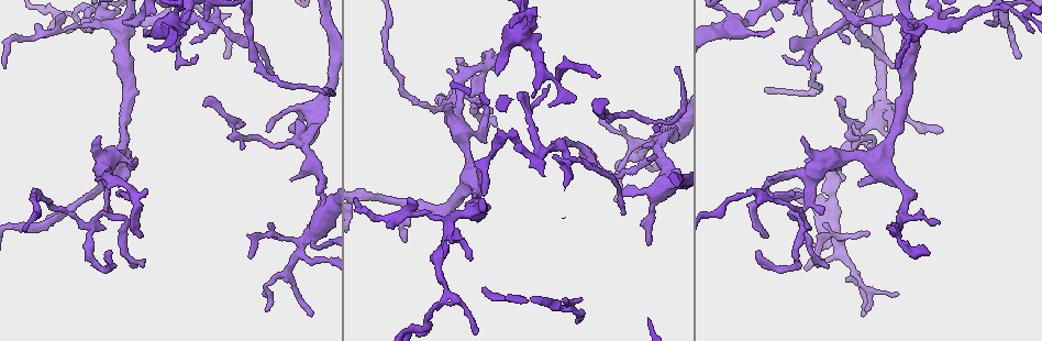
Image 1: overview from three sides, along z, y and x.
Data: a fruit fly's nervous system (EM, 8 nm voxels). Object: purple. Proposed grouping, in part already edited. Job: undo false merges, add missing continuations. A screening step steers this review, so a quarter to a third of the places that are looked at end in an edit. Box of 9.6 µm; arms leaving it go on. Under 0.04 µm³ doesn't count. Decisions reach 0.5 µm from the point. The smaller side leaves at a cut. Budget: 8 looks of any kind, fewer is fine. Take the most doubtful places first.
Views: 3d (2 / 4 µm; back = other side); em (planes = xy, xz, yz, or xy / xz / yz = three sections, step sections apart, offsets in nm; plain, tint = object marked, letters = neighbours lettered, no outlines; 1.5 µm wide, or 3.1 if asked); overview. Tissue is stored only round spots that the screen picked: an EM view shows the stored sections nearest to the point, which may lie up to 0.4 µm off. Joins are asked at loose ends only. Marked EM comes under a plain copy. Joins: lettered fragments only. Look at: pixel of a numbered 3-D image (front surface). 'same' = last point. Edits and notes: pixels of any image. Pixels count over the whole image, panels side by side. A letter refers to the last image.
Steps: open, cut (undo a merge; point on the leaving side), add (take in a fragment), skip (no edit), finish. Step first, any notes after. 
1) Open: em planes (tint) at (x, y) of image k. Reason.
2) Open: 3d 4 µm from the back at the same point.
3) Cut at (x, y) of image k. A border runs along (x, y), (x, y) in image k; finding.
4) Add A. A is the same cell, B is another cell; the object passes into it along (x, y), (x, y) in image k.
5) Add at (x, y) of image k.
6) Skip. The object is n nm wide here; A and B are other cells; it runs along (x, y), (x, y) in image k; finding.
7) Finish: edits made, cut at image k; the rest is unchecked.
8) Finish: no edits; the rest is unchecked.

Open: 3d 4 µm at (235, 138) of image 1. Abrupt turn.

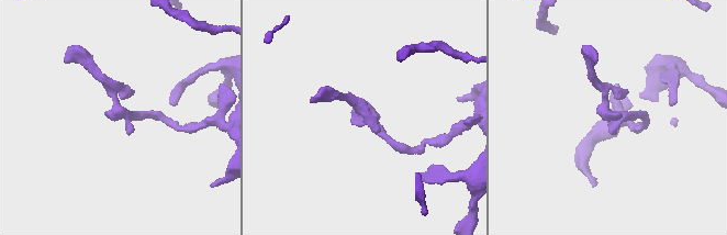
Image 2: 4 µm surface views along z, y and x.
Open: em xy step 4 (tint) at (606, 116) of image 2.

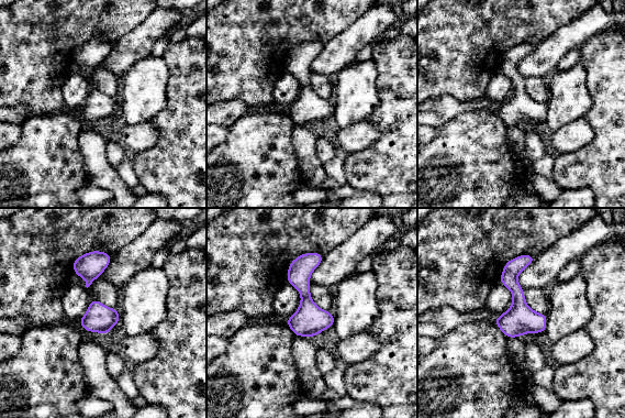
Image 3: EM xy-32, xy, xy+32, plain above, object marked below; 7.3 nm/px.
Open: em planes (letters) at the same point.

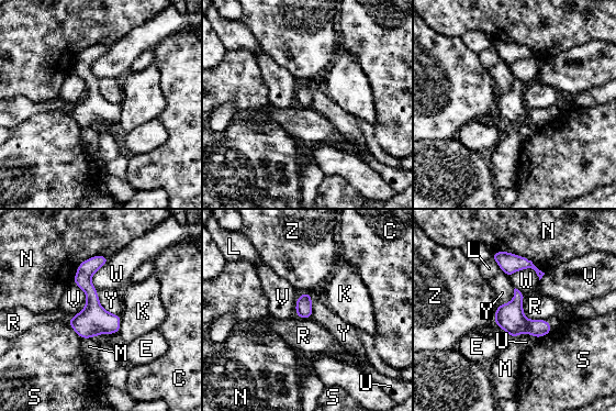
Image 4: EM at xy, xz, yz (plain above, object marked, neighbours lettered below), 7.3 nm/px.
Skip. The longest contact is with V, 280 nm; C, E, K, L, M, N, R, S, U, V, W, Y and Z are other cells; one cell here.

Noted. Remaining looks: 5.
Open: em planes (tint) at (264, 294) of image 1. Tapers out.

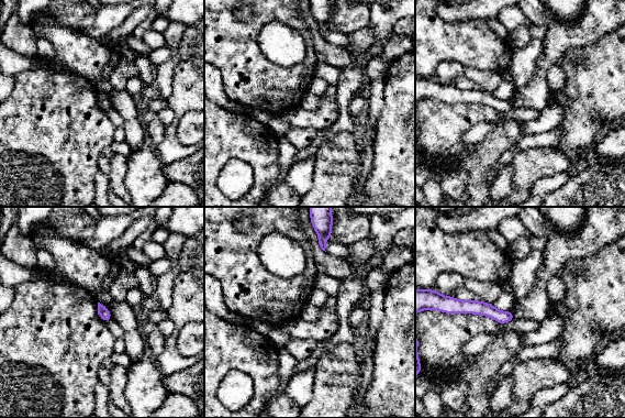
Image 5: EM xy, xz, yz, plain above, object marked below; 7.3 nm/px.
Open: em planes (letters) at the same point.

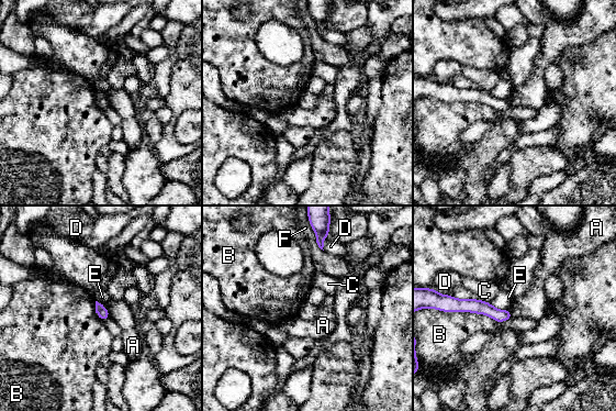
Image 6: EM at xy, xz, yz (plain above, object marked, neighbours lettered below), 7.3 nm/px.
Skip. A, B, C, D, E and F are other cells; it runs along (454, 303), (508, 315) in image 6; no lettered fragment goes on from it.

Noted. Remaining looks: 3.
Open: em planes (letters) at (125, 222) of image 1. Sharp bend.

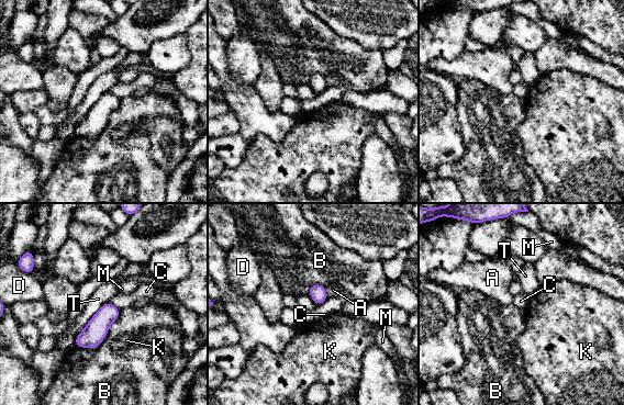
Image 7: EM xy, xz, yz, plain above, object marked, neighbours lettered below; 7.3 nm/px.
Skip. A, B, C, D, K, M and T are other cells; a border runs along (109, 300), (76, 336) in image 7; continuous, no second cell.

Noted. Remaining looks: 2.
Finish: no edits; the rest is unchecked.

